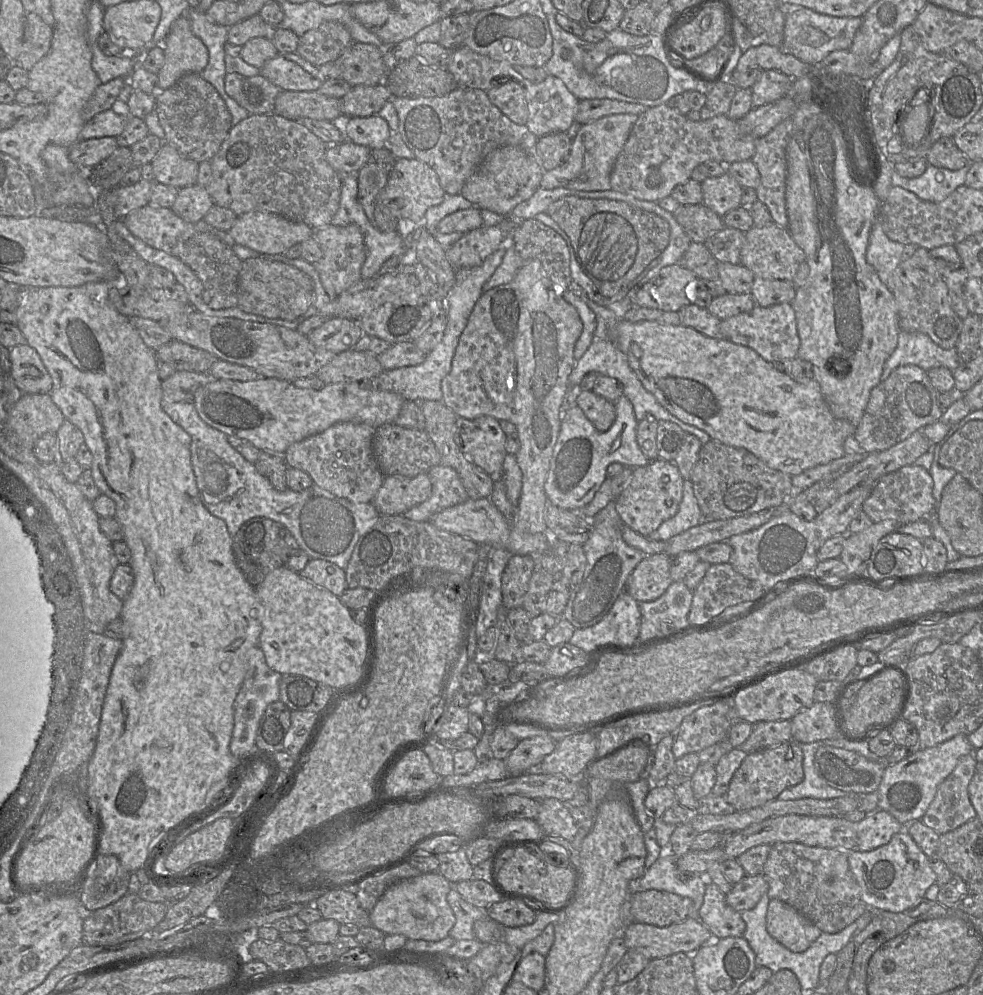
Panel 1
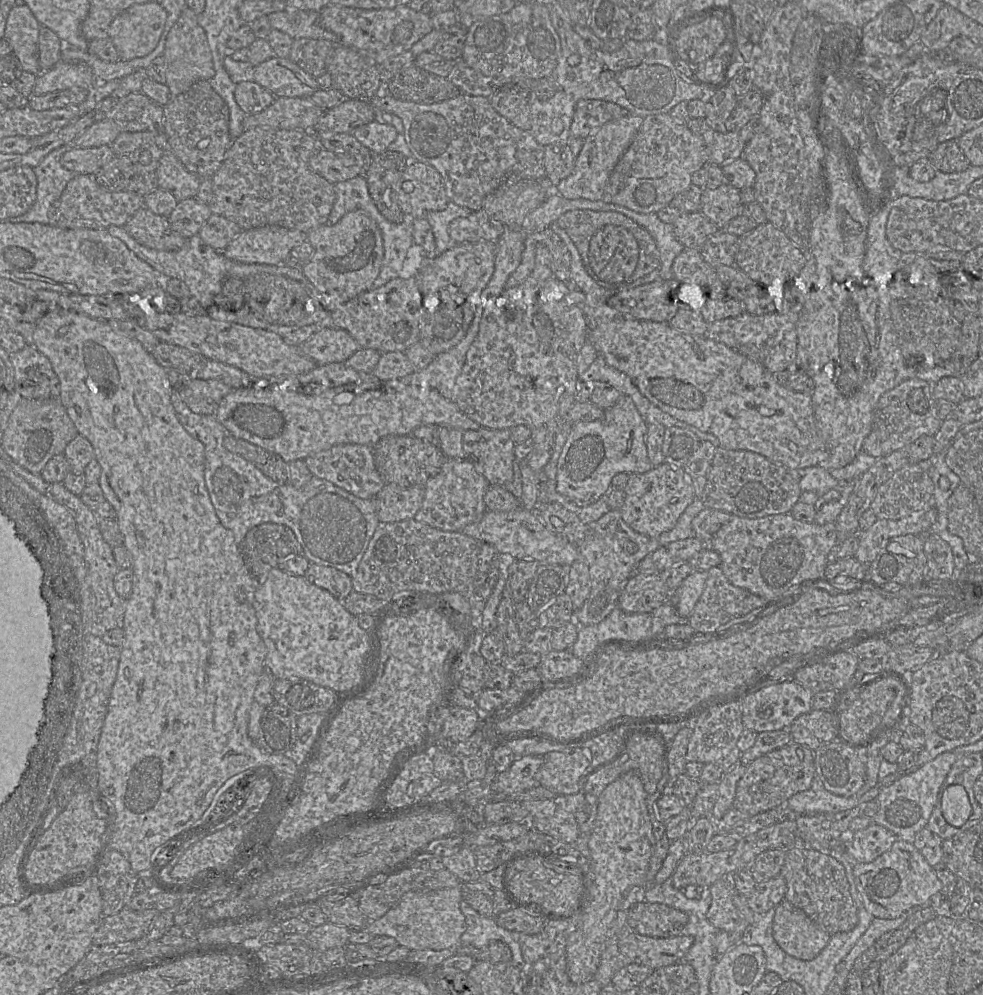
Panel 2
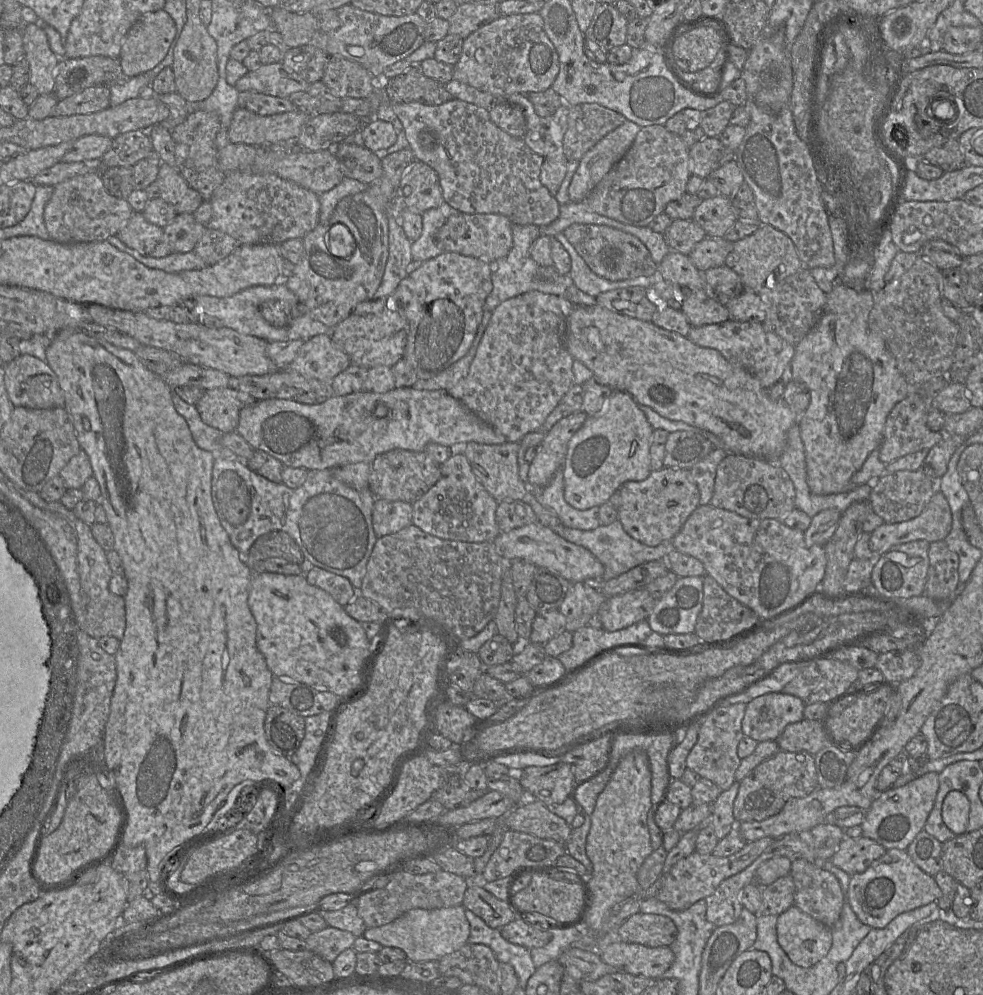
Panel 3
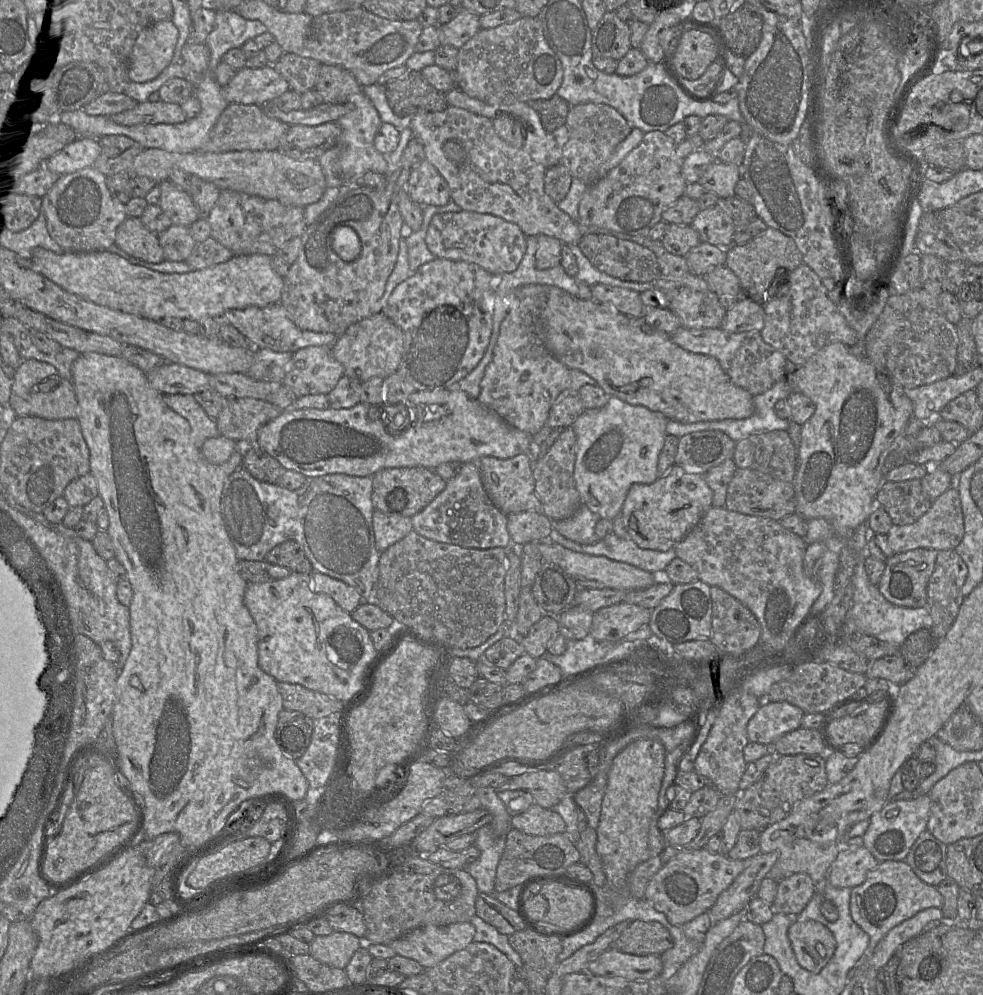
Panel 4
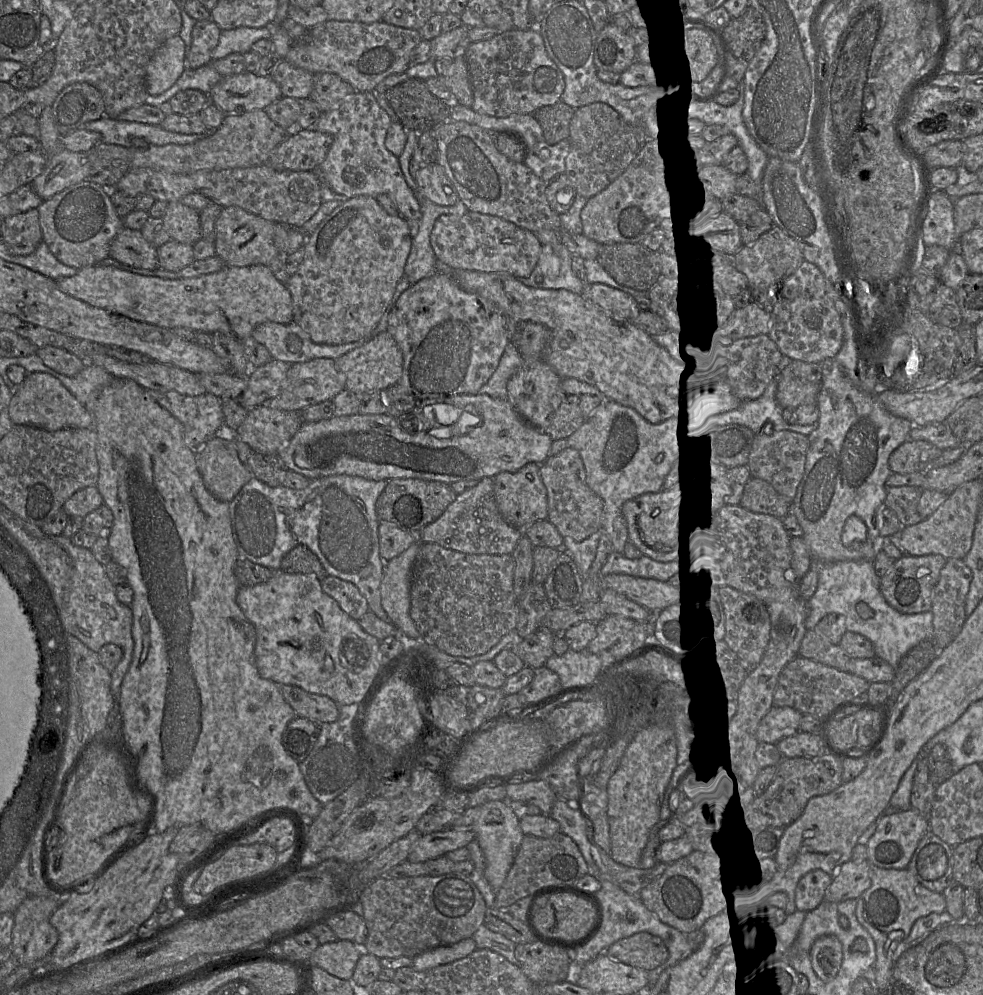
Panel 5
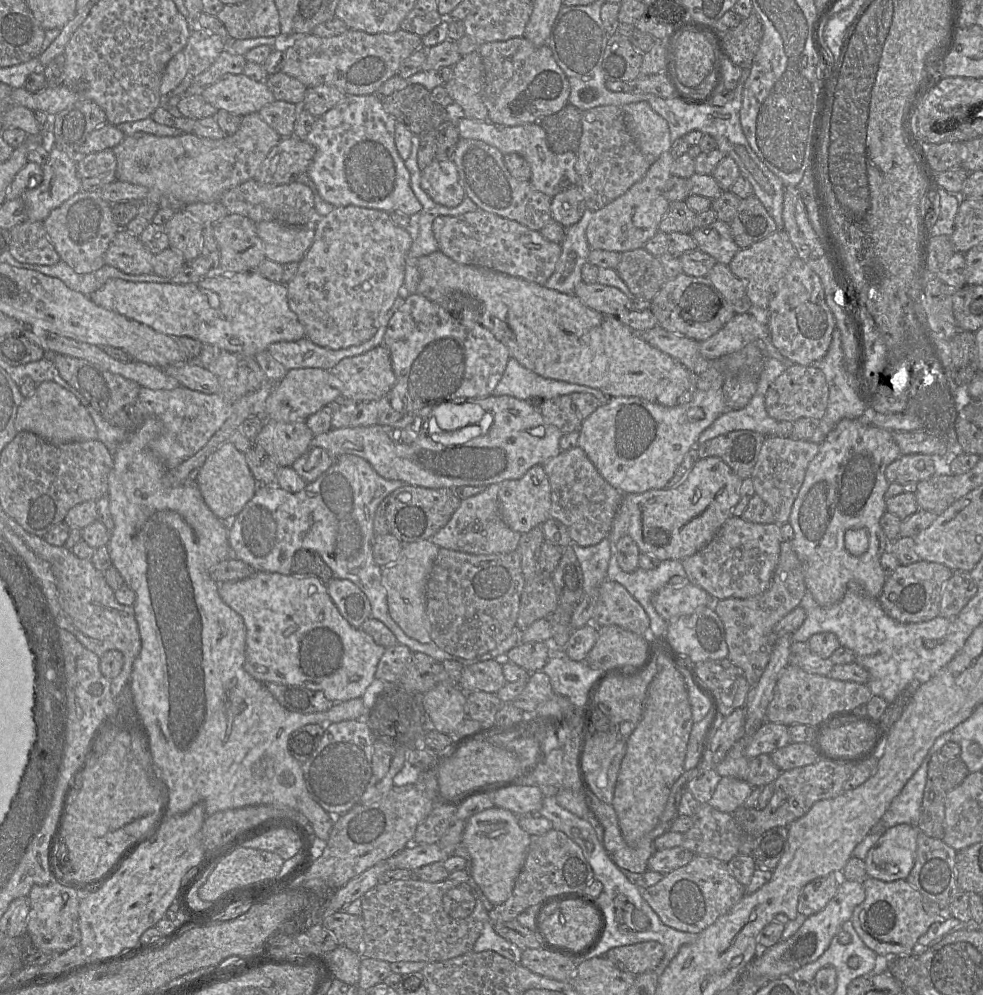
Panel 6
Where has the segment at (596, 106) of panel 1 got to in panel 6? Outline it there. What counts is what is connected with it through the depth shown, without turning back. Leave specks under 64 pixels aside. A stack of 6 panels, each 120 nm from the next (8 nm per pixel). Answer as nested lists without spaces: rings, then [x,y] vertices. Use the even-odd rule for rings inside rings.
[[[605,105],[583,112],[582,135],[574,169],[576,187],[582,193],[587,209],[595,212],[626,193],[646,175],[650,163],[630,135],[622,108]]]

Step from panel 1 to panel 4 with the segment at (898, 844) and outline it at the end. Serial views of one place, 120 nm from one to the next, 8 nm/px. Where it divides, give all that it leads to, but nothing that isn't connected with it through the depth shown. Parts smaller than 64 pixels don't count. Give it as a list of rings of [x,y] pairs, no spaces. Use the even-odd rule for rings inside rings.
[[[888,860],[870,870],[861,885],[851,888],[850,911],[853,921],[869,935],[869,948],[875,948],[895,926],[922,910],[941,909],[943,903],[937,887],[923,882],[906,861]]]

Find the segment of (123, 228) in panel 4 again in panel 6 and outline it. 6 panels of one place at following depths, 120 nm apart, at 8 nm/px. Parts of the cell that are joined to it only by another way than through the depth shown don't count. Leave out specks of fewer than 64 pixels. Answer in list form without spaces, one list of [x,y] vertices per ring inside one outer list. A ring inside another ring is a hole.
[[[126,228],[120,229],[105,254],[105,264],[125,274],[141,275],[153,273],[154,254],[141,242],[138,236]]]

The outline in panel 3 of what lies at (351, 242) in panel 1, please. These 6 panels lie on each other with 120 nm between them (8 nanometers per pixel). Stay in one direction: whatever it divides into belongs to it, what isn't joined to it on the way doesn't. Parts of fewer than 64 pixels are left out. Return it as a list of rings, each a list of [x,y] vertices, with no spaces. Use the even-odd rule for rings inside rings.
[[[376,181],[365,191],[340,200],[330,219],[319,223],[303,237],[303,258],[295,265],[289,278],[281,281],[313,319],[335,328],[359,303],[374,298],[389,256],[389,215],[398,215],[400,208],[398,195],[388,198]],[[334,224],[346,226],[355,239],[355,250],[348,258],[336,257],[328,249],[327,233]]]

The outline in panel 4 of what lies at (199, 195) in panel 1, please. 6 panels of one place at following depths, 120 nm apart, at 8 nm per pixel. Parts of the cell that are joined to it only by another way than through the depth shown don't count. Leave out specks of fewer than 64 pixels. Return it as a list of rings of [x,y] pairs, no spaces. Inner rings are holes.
[[[175,224],[158,234],[158,240],[165,260],[173,262],[187,260],[197,244],[189,227]]]

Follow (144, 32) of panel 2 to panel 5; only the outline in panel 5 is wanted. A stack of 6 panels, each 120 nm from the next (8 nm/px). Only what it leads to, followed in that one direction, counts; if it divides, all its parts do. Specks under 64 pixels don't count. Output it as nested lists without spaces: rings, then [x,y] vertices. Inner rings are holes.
[[[179,35],[169,38],[153,55],[146,69],[146,90],[159,95],[170,89],[185,70],[186,48]]]

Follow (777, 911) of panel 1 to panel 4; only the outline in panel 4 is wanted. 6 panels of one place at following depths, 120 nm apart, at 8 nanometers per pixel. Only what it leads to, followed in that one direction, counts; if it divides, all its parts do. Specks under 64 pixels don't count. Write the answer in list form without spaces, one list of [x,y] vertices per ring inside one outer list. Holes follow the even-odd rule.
[[[795,920],[788,929],[788,938],[800,966],[814,974],[827,965],[836,949],[832,932],[813,920]]]

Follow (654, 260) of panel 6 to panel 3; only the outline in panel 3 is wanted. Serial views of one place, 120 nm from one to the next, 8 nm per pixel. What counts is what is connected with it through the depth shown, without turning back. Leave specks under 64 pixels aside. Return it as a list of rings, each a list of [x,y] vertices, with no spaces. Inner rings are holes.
[[[578,223],[568,226],[563,233],[589,268],[601,278],[618,282],[638,277],[657,277],[658,275],[658,266],[650,251],[632,234],[606,225]]]

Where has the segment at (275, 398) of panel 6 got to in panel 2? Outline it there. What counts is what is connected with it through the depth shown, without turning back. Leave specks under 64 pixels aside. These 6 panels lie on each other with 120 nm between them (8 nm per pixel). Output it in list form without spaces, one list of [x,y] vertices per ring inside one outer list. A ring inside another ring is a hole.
[[[323,325],[300,348],[317,365],[325,365],[344,363],[360,347],[346,330]]]

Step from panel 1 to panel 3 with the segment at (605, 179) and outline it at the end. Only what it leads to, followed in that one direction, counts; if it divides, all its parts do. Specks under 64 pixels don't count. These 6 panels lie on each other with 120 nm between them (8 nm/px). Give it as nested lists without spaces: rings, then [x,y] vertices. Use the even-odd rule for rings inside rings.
[[[627,120],[601,139],[580,160],[568,188],[572,202],[583,201],[632,146],[642,127]]]

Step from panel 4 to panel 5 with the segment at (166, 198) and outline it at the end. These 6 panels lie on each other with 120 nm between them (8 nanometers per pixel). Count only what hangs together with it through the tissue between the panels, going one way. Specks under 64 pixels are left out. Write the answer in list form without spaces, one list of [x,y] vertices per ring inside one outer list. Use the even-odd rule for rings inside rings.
[[[181,201],[169,202],[163,216],[171,239],[193,245],[202,237],[199,212]]]

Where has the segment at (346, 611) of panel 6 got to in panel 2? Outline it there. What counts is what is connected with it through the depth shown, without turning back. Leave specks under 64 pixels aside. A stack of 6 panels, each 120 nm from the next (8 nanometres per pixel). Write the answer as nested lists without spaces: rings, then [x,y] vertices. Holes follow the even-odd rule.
[[[310,563],[304,577],[330,592],[339,601],[343,601],[353,591],[352,578],[334,567]]]

